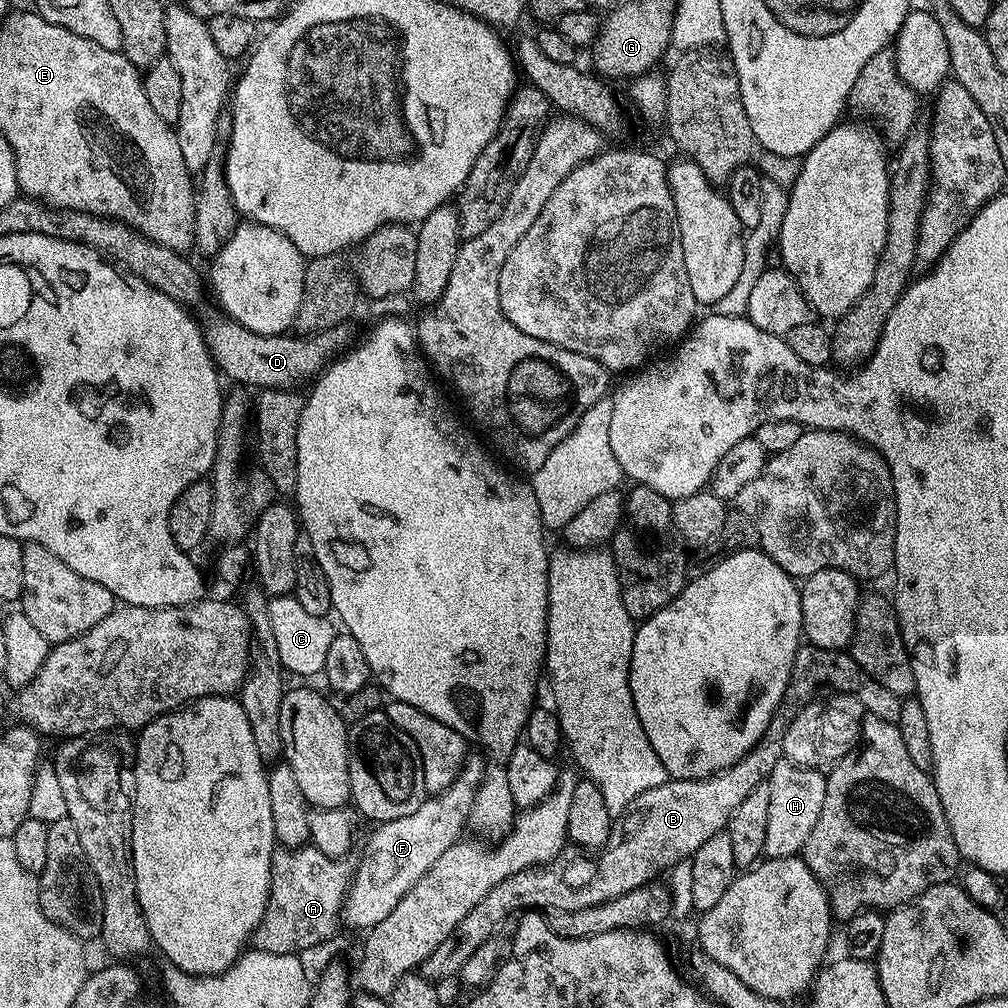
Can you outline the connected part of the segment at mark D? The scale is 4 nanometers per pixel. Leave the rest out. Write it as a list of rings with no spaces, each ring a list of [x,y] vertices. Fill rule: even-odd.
[[[220,316],[208,324],[208,348],[212,351],[215,367],[225,377],[241,380],[244,384],[257,384],[257,389],[297,387],[299,380],[311,381],[320,375],[329,363],[335,361],[353,343],[351,327],[340,324],[337,328],[317,331],[309,340],[293,334],[264,336],[247,323],[227,320]],[[348,344],[348,345],[347,345]],[[228,375],[228,376],[227,376]]]

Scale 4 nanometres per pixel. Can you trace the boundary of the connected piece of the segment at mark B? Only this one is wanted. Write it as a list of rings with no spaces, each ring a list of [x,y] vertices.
[[[807,642],[801,643],[796,651],[786,694],[776,707],[776,714],[764,737],[753,746],[752,751],[747,752],[737,764],[713,776],[704,776],[700,780],[669,778],[662,786],[646,790],[646,794],[638,794],[636,801],[630,805],[631,810],[613,823],[608,843],[599,849],[597,856],[600,857],[596,864],[588,857],[591,855],[587,851],[568,846],[548,864],[526,869],[522,880],[532,891],[527,907],[532,910],[550,907],[548,909],[577,912],[598,906],[655,881],[660,868],[672,868],[679,860],[687,861],[698,846],[702,846],[702,842],[727,829],[738,806],[742,806],[751,792],[772,775],[784,751],[784,735],[790,722],[813,703],[815,696],[812,695],[823,688],[832,688],[828,690],[833,693],[854,694],[862,702],[867,715],[877,716],[891,724],[899,721],[901,697],[890,694],[886,686],[874,682],[874,678],[870,678],[870,674],[866,674],[847,651],[822,650]]]

